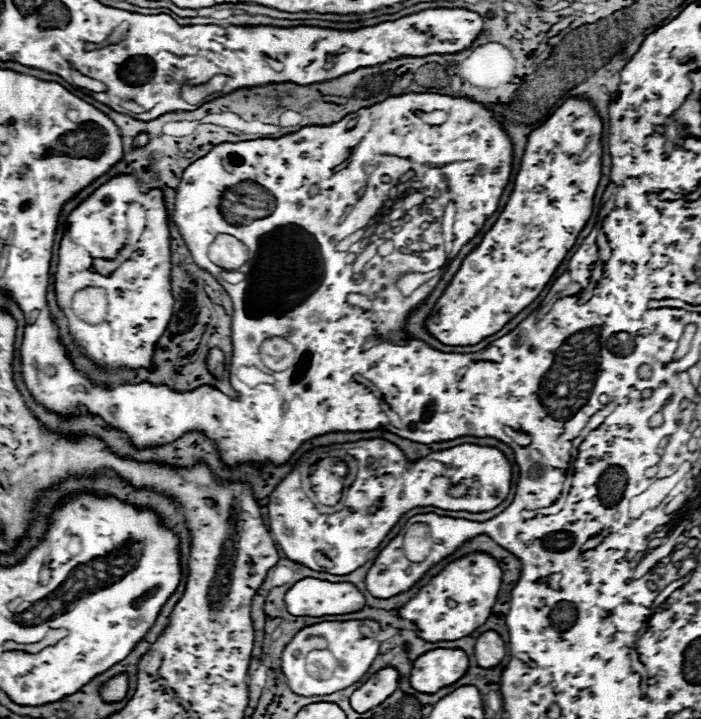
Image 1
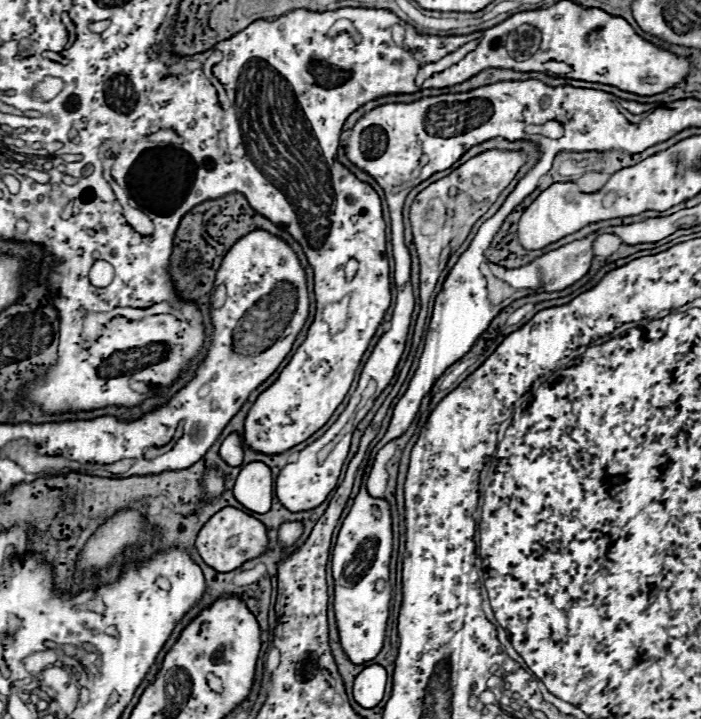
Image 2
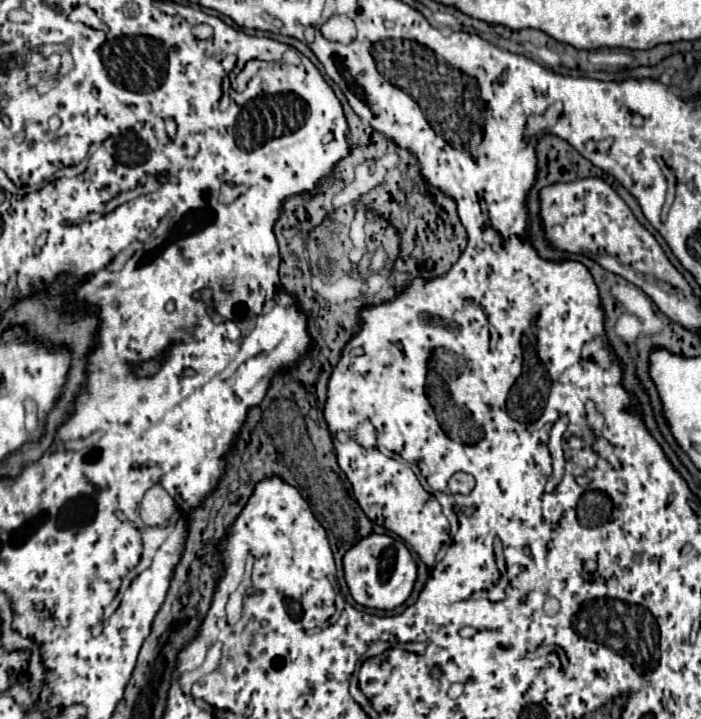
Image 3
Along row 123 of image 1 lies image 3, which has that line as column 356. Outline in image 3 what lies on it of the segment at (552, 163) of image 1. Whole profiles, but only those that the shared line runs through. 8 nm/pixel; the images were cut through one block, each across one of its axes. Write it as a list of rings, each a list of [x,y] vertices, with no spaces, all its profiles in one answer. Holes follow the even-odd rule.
[[[370,534],[344,554],[344,576],[350,594],[358,604],[378,610],[394,610],[410,596],[416,584],[418,568],[404,542],[386,534]]]

